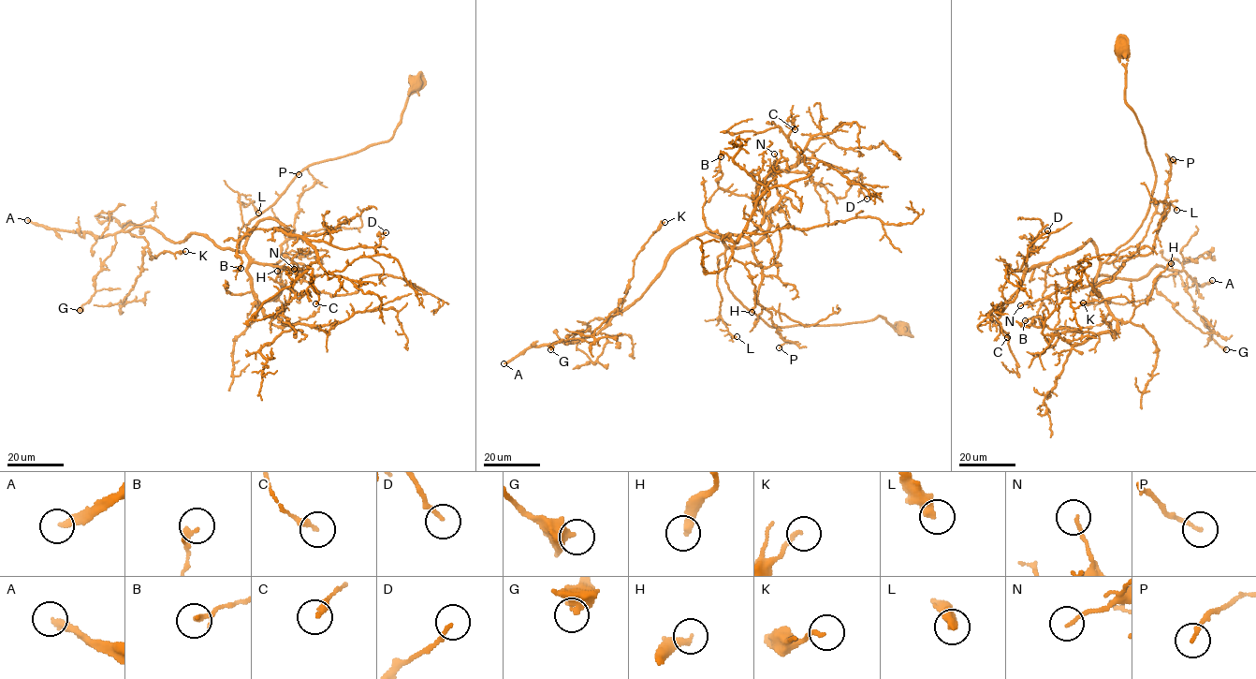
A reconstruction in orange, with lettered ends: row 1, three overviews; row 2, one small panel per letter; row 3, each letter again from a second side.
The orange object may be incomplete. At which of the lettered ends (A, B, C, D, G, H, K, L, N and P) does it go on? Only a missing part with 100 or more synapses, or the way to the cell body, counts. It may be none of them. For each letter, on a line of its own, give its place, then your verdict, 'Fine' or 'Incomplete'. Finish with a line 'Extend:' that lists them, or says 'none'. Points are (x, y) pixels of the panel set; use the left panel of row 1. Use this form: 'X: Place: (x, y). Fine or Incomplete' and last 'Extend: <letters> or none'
A: Place: (27, 220). Incomplete
B: Place: (240, 268). Fine
C: Place: (315, 303). Fine
D: Place: (386, 232). Fine
G: Place: (80, 310). Fine
H: Place: (277, 271). Fine
K: Place: (185, 251). Fine
L: Place: (258, 213). Fine
N: Place: (294, 269). Fine
P: Place: (299, 174). Fine
Extend: A

